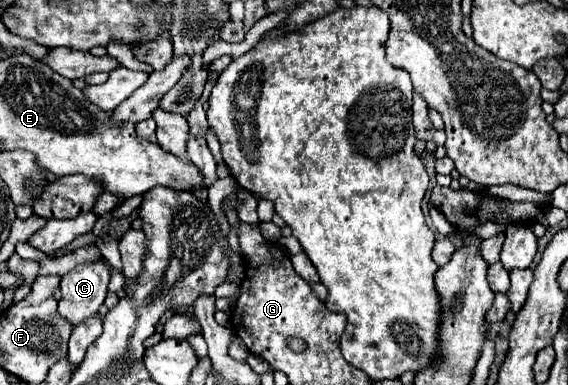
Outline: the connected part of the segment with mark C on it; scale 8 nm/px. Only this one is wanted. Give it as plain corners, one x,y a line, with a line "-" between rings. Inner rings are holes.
99,258
95,262
83,262
61,276
59,288
63,296
59,300
59,314
73,326
97,314
107,294
109,270
109,262

